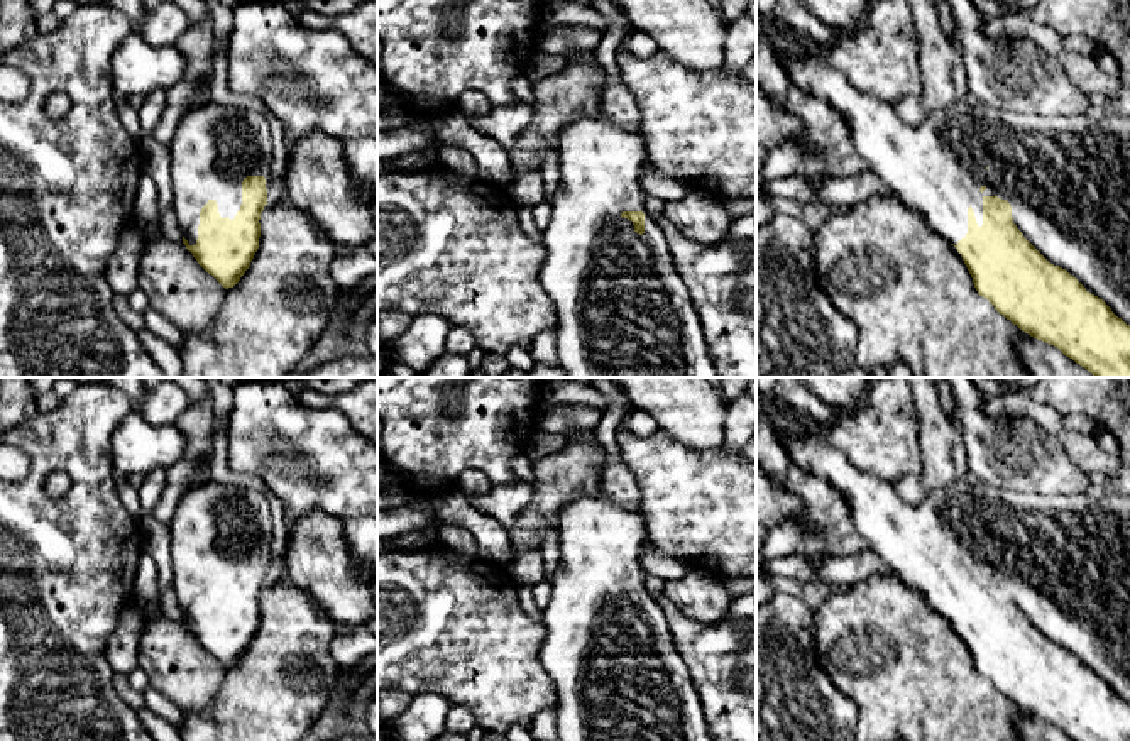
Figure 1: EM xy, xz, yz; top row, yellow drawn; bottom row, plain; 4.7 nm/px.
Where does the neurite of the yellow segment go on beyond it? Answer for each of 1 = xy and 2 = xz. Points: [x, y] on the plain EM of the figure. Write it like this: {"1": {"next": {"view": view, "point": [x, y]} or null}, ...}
{"1": {"next": {"view": "xy", "point": [215, 525]}}, "2": {"next": {"view": "xz", "point": [618, 675]}}}

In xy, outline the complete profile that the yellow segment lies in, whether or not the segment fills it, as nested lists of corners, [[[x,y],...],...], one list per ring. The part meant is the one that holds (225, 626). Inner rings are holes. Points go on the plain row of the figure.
[[[193,486],[169,521],[183,623],[225,668],[249,648],[272,565],[269,501],[254,486]]]

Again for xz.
[[[599,494],[577,497],[558,511],[560,563],[543,609],[541,661],[557,687],[558,741],[712,741],[700,695],[670,636],[666,616],[645,587],[639,562],[646,535],[643,516]]]

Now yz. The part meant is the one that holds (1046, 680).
[[[780,406],[773,428],[792,465],[827,479],[846,496],[868,550],[957,628],[978,673],[1000,694],[1074,741],[1130,741],[1130,496],[1113,491],[1098,499],[1086,492],[1040,496],[963,479],[912,506],[893,484],[861,472],[841,450],[814,435],[788,406]]]

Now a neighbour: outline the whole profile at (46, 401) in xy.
[[[52,389],[39,394],[37,399],[36,399],[37,413],[42,414],[42,413],[52,411],[54,408],[59,406],[61,399],[63,398],[58,396]]]

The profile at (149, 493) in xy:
[[[156,469],[144,477],[139,487],[140,511],[144,518],[151,518],[166,487],[166,470]]]

